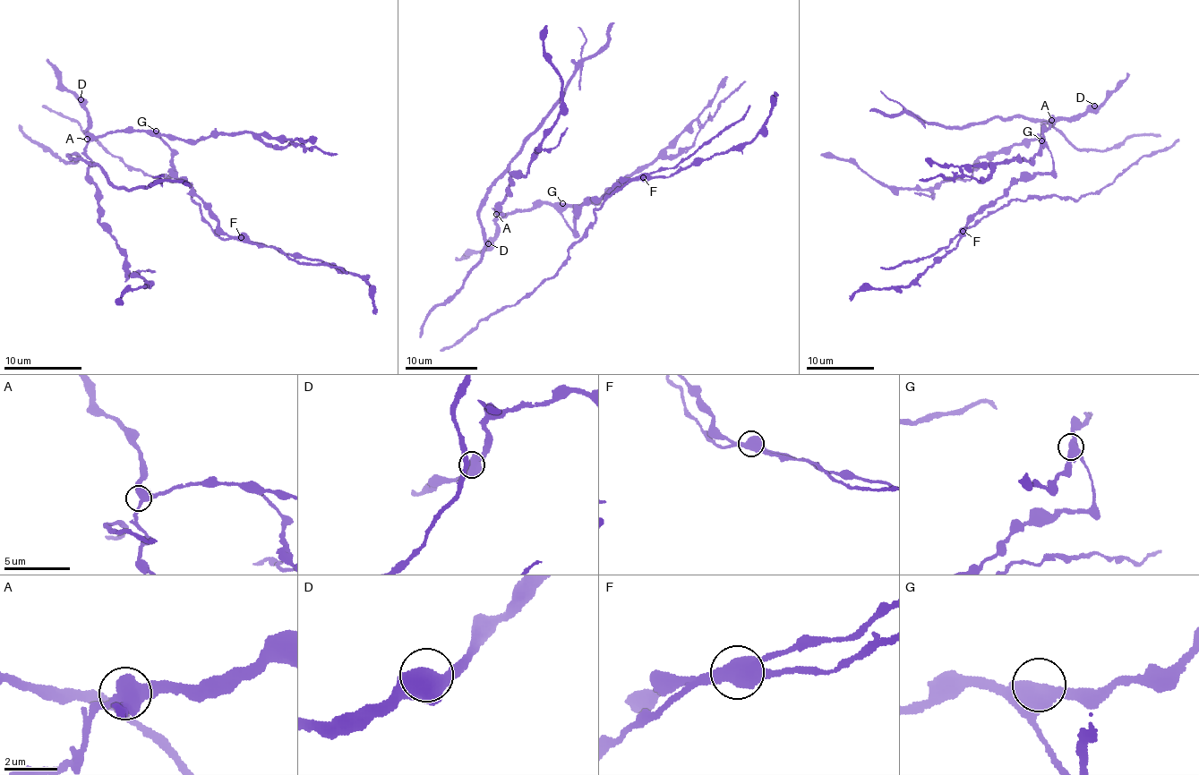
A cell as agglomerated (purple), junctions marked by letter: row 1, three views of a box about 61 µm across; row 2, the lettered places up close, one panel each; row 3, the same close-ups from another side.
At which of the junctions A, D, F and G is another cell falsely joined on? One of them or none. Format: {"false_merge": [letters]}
{"false_merge": ["F"]}

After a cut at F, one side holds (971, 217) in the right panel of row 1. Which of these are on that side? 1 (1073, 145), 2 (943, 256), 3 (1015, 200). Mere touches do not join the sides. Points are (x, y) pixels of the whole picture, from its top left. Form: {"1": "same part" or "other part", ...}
{"1": "other part", "2": "same part", "3": "other part"}

